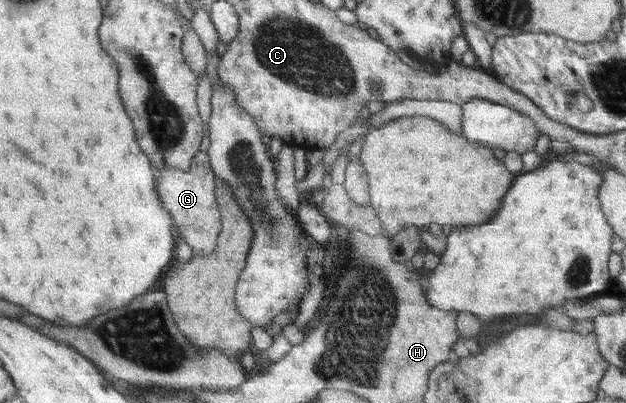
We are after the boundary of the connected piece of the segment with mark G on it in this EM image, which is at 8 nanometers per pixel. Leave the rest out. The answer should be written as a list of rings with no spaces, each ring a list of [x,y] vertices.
[[[202,150],[196,154],[188,171],[170,167],[157,171],[156,194],[159,194],[162,206],[172,214],[180,235],[196,256],[214,253],[223,229],[222,213],[216,198],[216,181],[217,176],[212,169],[208,152]]]

